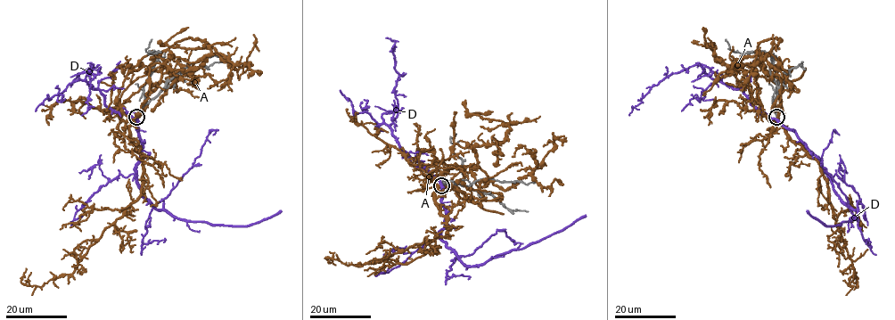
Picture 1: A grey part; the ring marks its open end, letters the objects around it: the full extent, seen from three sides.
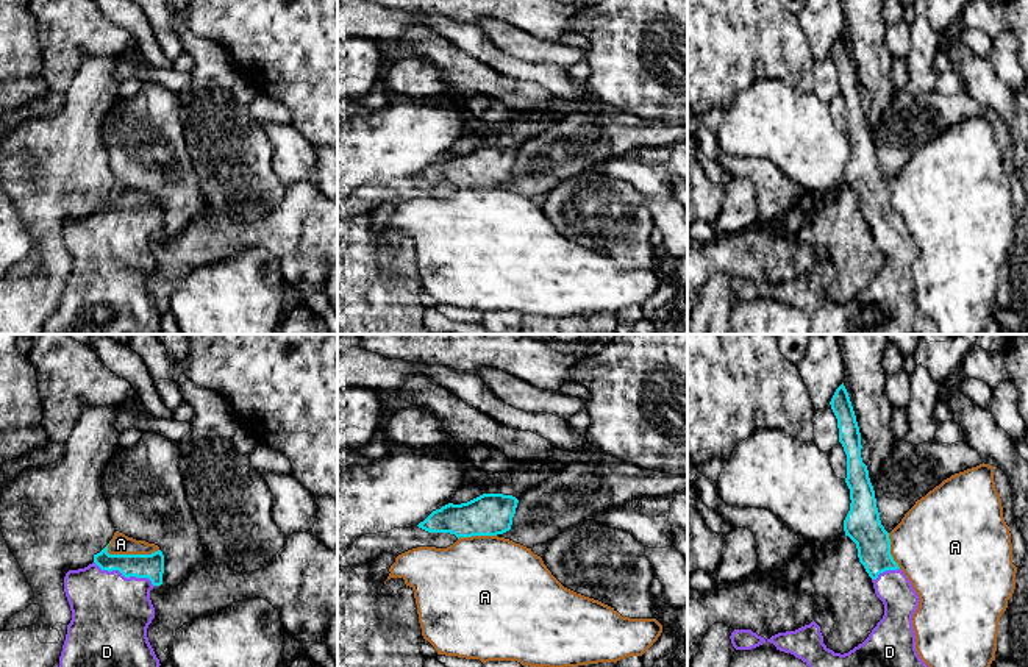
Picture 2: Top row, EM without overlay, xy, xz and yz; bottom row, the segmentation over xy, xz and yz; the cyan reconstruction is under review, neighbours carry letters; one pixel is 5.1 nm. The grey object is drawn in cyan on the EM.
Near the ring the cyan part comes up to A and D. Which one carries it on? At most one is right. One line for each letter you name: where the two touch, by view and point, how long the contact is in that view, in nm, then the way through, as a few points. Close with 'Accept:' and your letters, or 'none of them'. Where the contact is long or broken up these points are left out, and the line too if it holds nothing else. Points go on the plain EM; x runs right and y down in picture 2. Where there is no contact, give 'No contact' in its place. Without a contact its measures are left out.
D: Touches cyan at xy (125, 227). Shared border 340 nm. Path across: xy (141, 216), (125, 227), (111, 246), (110, 263)
Accept: D

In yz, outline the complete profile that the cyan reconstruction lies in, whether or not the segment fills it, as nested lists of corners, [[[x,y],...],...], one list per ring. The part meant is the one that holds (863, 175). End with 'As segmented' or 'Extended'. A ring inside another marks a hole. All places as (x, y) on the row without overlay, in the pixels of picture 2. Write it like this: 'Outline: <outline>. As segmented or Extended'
Outline: [[[844,33],[830,55],[847,105],[845,133],[851,153],[844,181],[856,194],[859,212],[884,255],[884,266],[862,294],[844,305],[823,294],[814,270],[767,292],[801,309],[809,317],[809,334],[941,334],[916,300],[912,266],[920,250],[891,205],[889,183],[880,170],[875,141],[861,108],[859,77]]]. Extended

